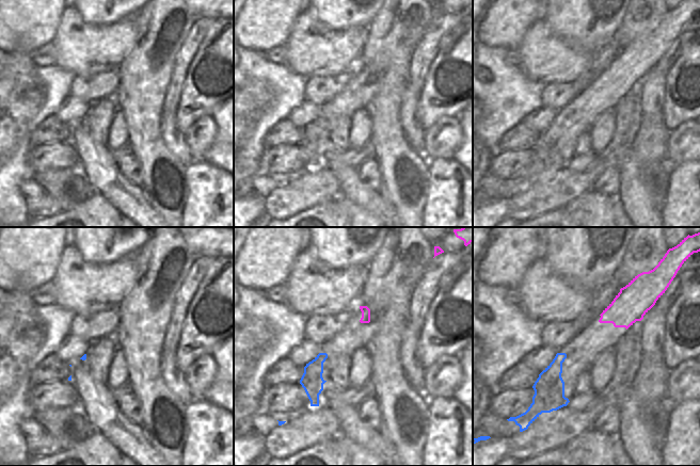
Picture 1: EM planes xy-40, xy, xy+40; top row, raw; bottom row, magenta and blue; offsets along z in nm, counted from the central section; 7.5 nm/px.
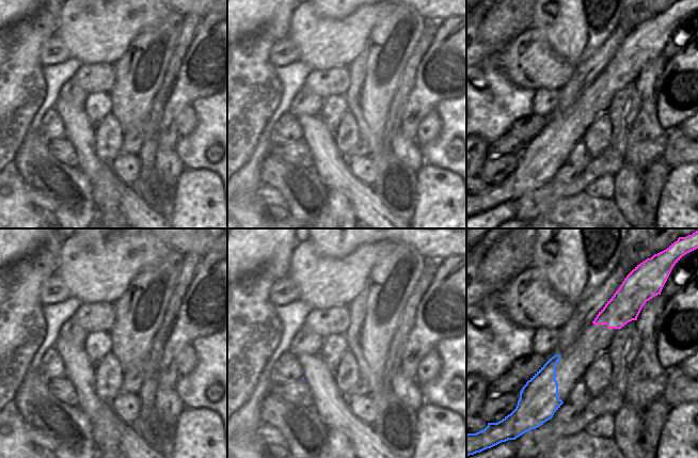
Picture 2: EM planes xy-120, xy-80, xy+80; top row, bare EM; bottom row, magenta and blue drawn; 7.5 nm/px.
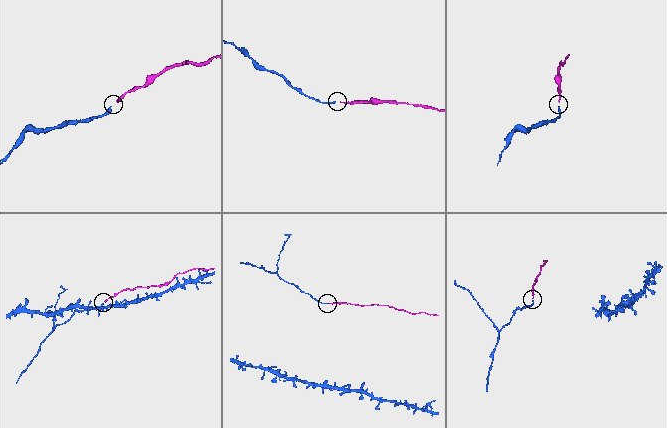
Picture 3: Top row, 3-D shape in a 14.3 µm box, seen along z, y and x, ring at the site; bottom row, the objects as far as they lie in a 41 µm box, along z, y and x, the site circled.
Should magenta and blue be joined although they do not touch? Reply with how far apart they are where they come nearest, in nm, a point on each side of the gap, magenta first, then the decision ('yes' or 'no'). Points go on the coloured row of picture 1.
360 nm | xy (360, 321), (327, 354) | yes

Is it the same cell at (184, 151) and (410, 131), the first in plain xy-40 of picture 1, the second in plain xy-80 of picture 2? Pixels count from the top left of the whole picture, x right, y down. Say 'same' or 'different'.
different

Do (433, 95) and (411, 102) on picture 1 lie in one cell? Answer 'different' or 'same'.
different

